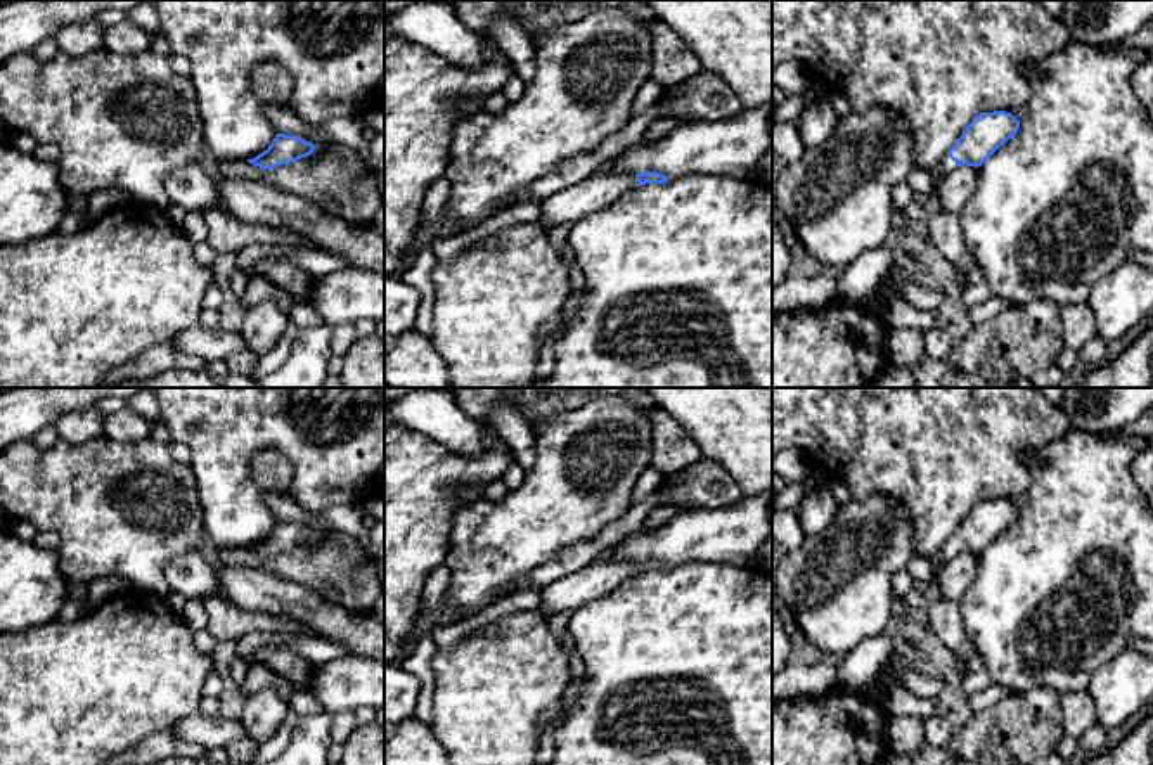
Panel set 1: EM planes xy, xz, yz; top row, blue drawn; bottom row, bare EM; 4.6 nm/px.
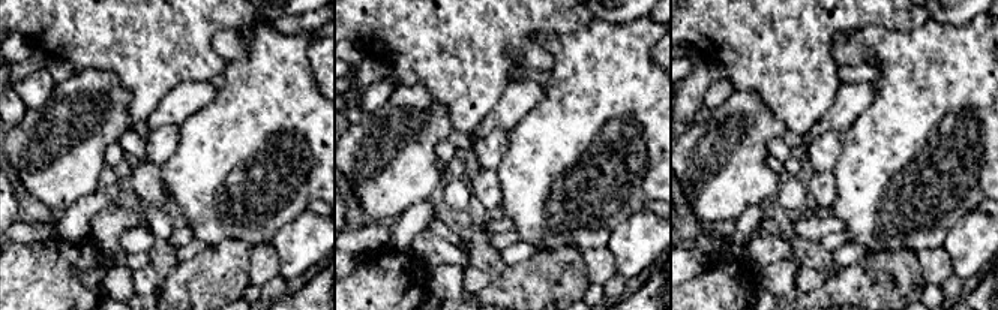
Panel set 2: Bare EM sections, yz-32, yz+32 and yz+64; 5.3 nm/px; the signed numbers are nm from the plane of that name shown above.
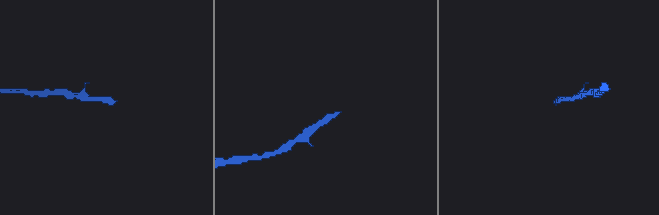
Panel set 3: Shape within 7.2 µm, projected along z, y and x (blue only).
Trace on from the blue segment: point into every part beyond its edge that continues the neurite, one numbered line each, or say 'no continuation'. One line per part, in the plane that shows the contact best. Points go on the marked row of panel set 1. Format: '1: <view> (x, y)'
1: xy (333, 177)

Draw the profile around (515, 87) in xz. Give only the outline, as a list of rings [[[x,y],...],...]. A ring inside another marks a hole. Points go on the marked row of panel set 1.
[[[514,73],[507,78],[502,92],[509,102],[516,102],[525,93],[526,83]]]

